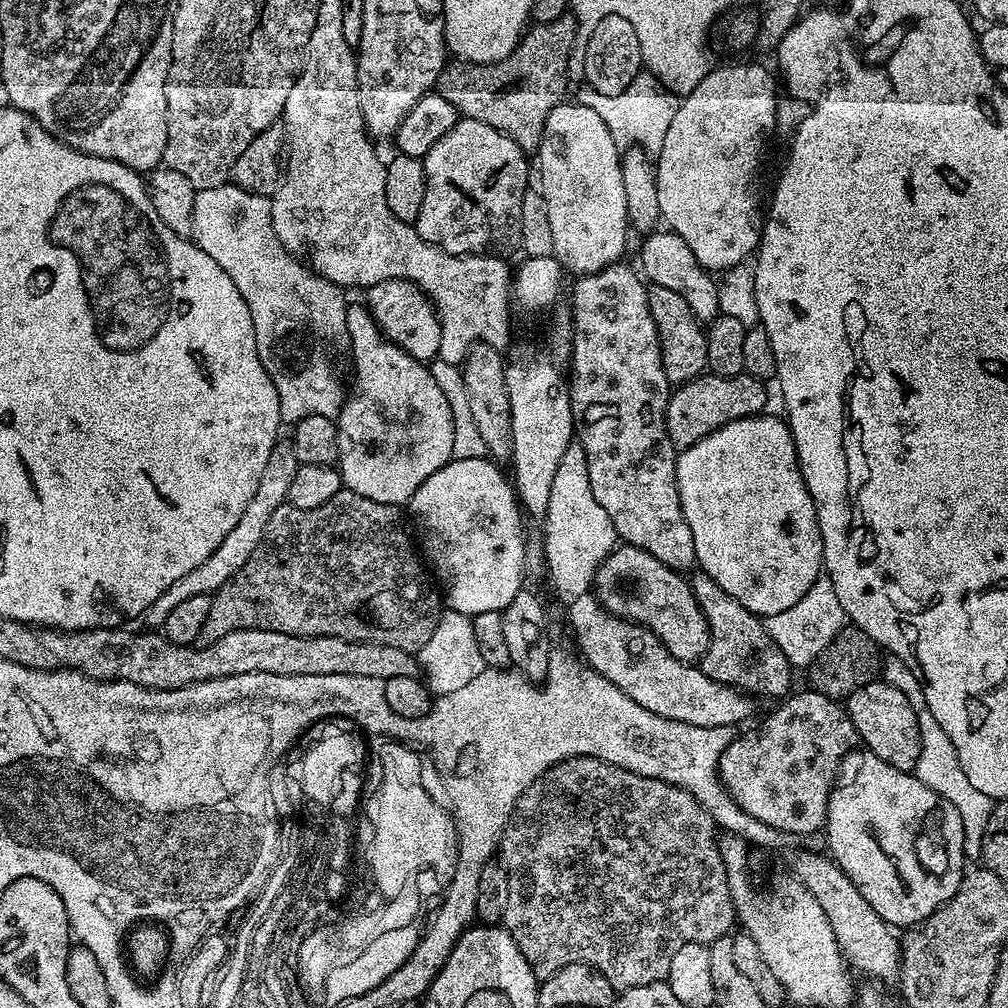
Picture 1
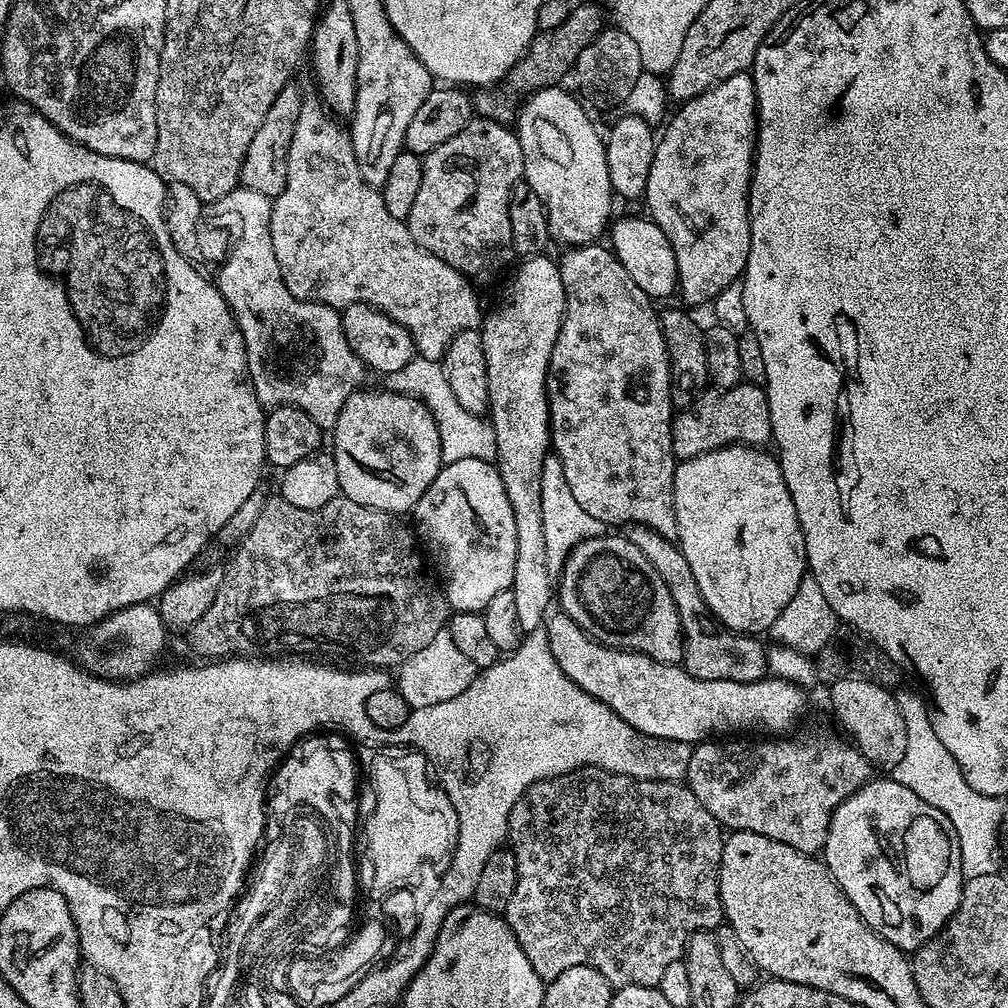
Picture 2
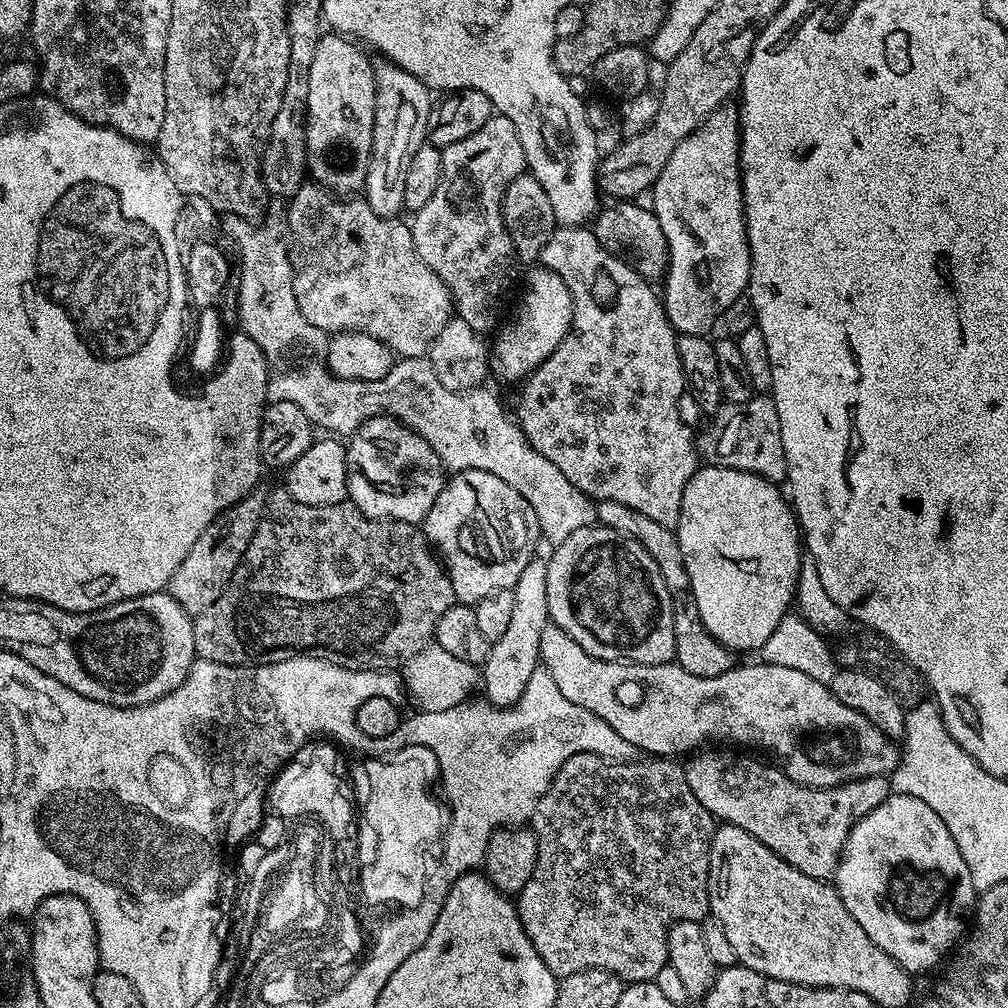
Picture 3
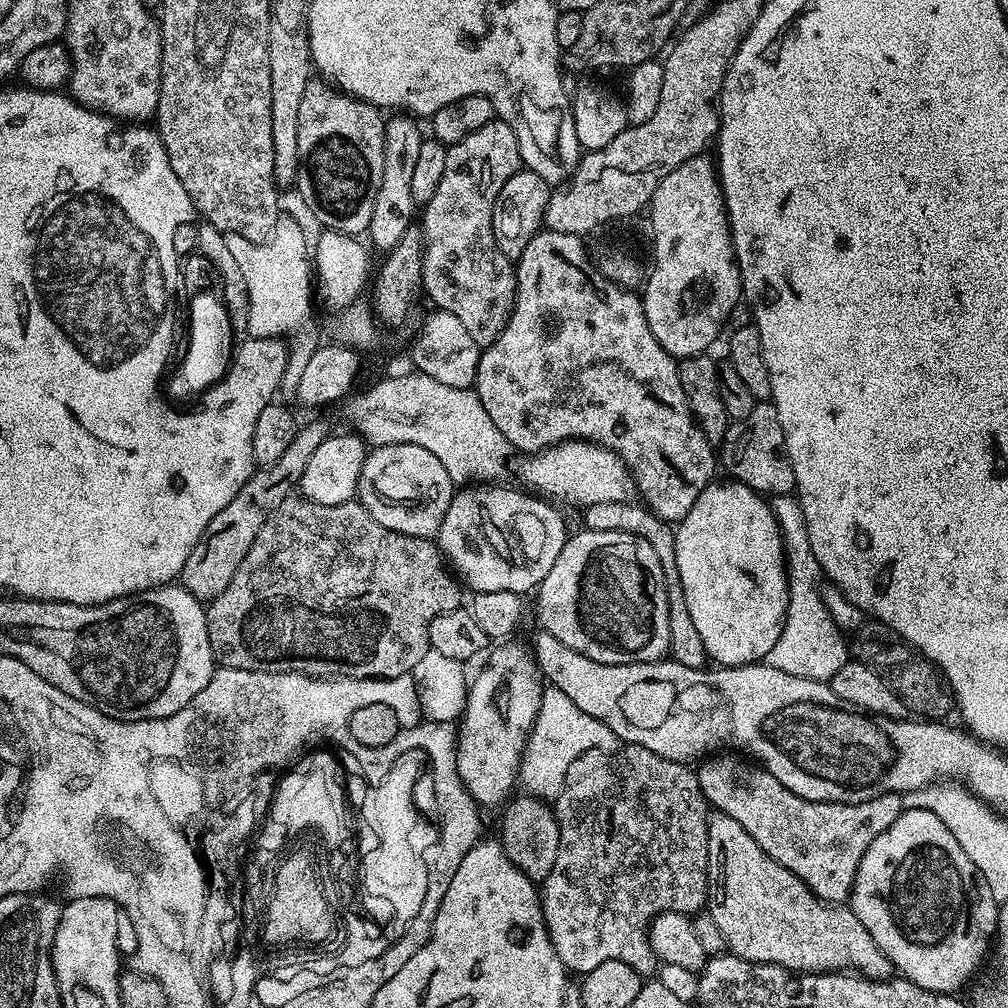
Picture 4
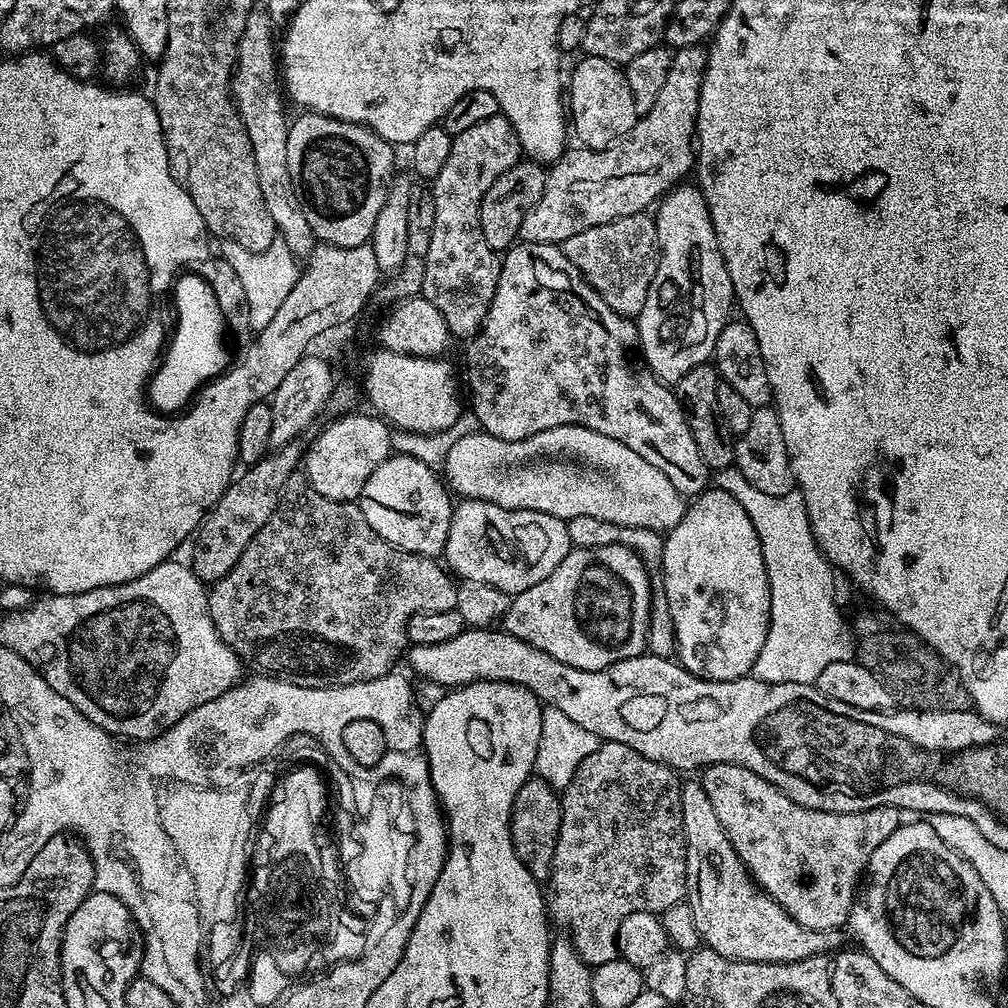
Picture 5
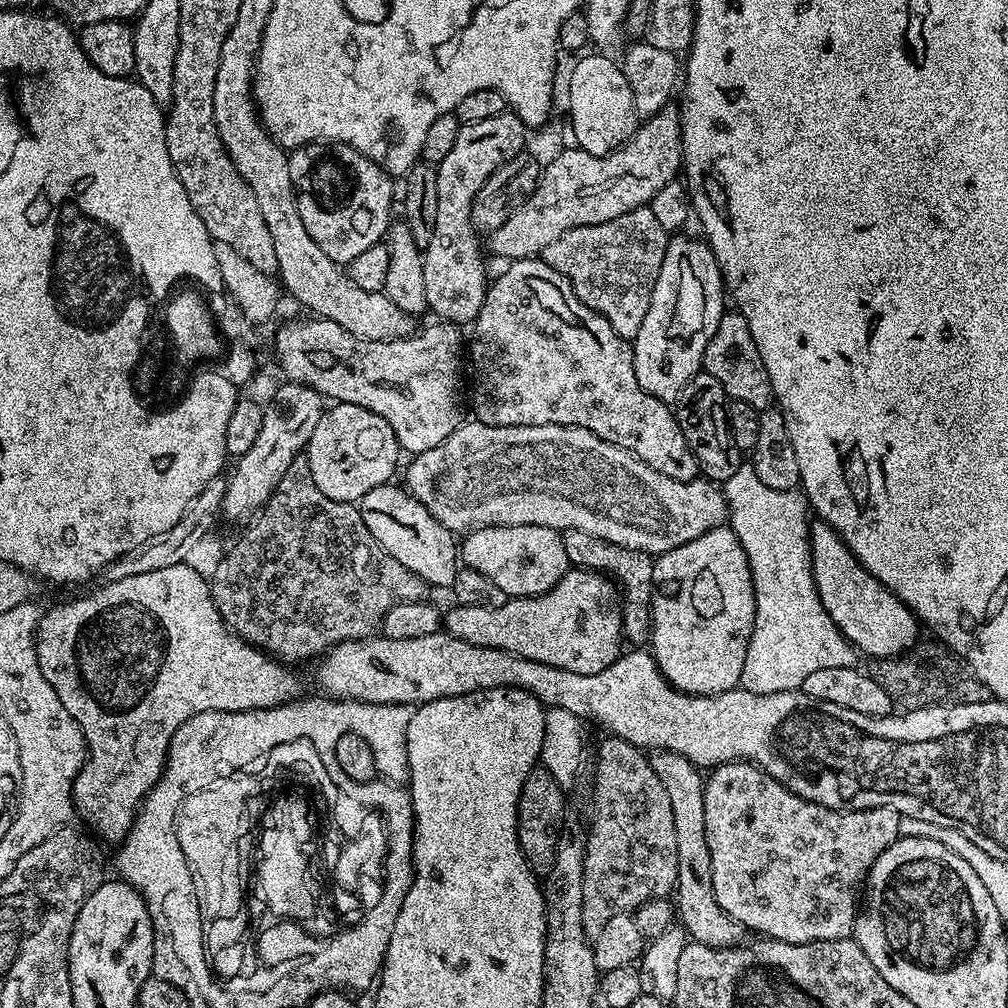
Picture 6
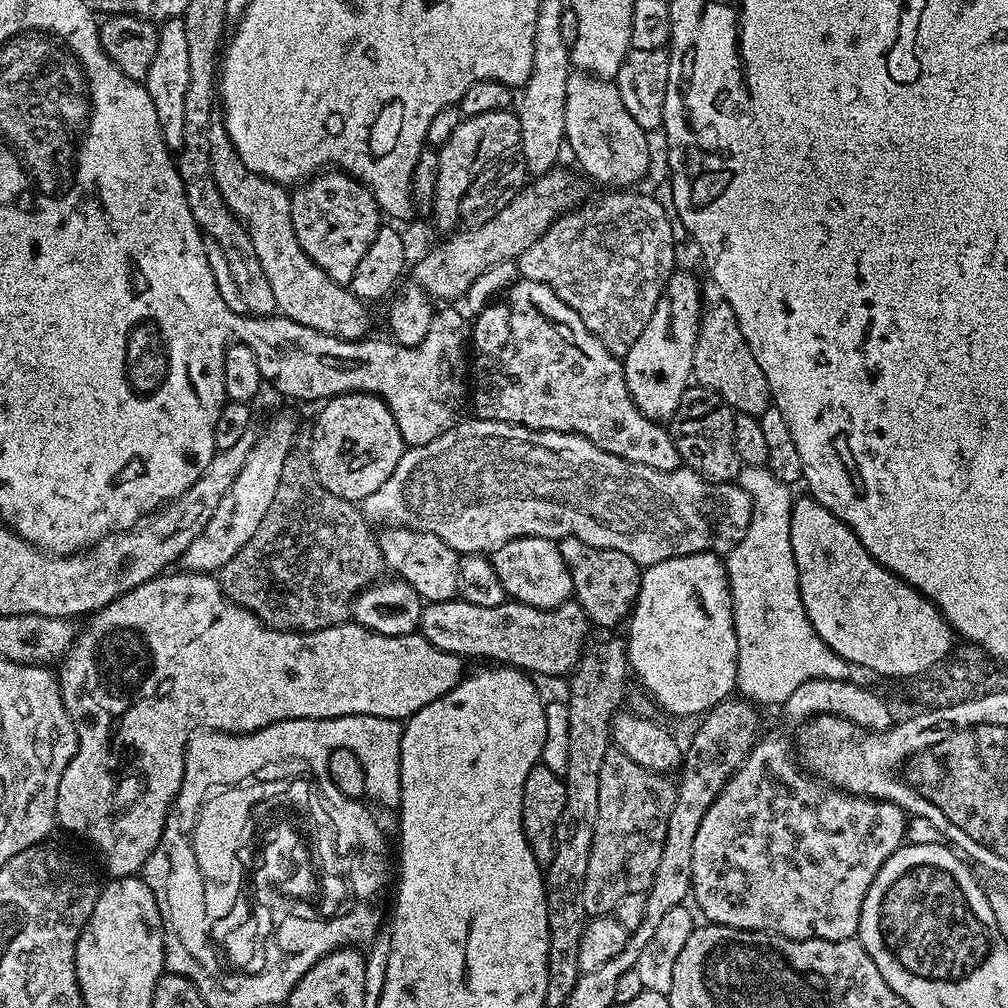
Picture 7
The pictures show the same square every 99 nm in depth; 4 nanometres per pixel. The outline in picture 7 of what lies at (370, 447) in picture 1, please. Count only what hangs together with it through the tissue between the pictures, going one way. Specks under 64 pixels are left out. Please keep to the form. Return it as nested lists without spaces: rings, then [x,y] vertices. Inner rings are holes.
[[[388,526],[379,533],[380,553],[384,555],[384,563],[392,568],[397,577],[405,580],[426,602],[433,600],[450,600],[456,596],[458,586],[458,562],[460,556],[453,548],[446,546],[442,538],[429,532],[415,532],[412,528]]]

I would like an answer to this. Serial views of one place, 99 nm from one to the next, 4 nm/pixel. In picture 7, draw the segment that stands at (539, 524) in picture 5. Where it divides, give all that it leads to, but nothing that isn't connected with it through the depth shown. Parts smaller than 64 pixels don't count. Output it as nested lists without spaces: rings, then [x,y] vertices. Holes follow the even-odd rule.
[[[533,536],[514,538],[491,553],[490,559],[498,578],[502,578],[502,586],[515,603],[535,608],[557,608],[559,604],[567,604],[573,599],[570,570],[557,541]]]

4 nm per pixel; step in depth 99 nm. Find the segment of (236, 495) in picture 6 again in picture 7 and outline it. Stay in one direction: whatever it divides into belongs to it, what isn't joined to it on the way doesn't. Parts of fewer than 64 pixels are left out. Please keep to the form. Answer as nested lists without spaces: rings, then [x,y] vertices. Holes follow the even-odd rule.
[[[280,412],[257,435],[254,450],[250,450],[238,478],[234,478],[234,486],[218,502],[218,510],[206,522],[206,530],[190,542],[184,551],[182,564],[187,571],[205,574],[219,573],[221,568],[254,538],[254,530],[258,530],[262,518],[266,518],[266,510],[270,510],[270,502],[274,502],[274,494],[278,491],[278,482],[282,479],[282,465],[286,462],[286,454],[290,454],[293,445],[298,442],[296,436],[296,420],[288,412]]]

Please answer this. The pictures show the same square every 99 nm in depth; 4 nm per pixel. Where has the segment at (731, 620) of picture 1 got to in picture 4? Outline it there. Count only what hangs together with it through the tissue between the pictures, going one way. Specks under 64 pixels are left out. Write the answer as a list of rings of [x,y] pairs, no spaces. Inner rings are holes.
[[[594,502],[583,509],[584,528],[590,530],[614,530],[615,532],[629,532],[638,538],[646,538],[650,546],[654,546],[654,554],[658,554],[658,562],[662,566],[662,578],[666,590],[666,602],[668,603],[668,617],[670,618],[670,656],[677,664],[687,668],[704,668],[706,657],[704,647],[698,638],[698,632],[694,630],[694,622],[690,622],[686,602],[682,594],[682,586],[676,569],[676,538],[673,529],[665,521],[649,511],[643,504],[637,502]]]

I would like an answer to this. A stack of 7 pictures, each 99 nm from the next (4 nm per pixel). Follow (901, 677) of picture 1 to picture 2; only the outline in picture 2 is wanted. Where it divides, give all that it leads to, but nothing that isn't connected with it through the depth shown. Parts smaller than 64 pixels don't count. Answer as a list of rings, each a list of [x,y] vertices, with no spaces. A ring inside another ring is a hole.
[[[901,687],[895,693],[898,708],[906,722],[906,754],[896,768],[891,769],[891,779],[902,786],[914,790],[922,802],[930,802],[946,818],[953,820],[952,825],[958,834],[960,853],[962,854],[962,874],[965,880],[978,878],[982,874],[999,873],[1000,868],[1000,823],[1004,820],[1004,808],[995,796],[987,796],[966,780],[958,762],[954,762],[954,754],[942,746],[938,734],[934,734],[934,722],[930,704],[916,692]],[[948,795],[956,799],[956,804]]]

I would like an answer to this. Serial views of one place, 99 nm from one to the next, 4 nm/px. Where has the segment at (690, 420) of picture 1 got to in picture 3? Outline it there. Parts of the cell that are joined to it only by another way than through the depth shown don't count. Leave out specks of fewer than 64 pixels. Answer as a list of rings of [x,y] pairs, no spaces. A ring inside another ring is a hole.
[[[753,394],[746,402],[721,403],[712,420],[698,436],[698,452],[709,465],[717,468],[733,468],[753,472],[773,482],[788,479],[786,454],[782,446],[782,426],[778,422],[778,410],[771,395]]]

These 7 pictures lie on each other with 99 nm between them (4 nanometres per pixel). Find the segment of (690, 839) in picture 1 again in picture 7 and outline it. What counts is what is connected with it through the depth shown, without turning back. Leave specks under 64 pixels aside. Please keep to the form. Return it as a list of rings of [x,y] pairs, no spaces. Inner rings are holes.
[[[614,746],[602,758],[602,774],[598,778],[598,822],[594,826],[594,842],[590,846],[590,862],[586,866],[586,878],[582,886],[584,911],[589,917],[615,913],[616,907],[628,894],[647,893],[654,882],[654,872],[662,859],[662,846],[666,842],[666,822],[670,822],[670,810],[674,810],[676,784],[667,775],[651,772],[638,762],[630,762]]]

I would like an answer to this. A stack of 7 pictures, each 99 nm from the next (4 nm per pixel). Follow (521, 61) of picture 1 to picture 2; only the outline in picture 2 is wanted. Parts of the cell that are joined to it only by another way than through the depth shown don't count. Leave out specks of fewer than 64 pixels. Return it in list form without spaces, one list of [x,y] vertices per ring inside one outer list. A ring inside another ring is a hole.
[[[577,3],[572,9],[570,18],[566,18],[566,22],[562,22],[562,26],[549,32],[541,31],[528,47],[528,53],[508,73],[506,80],[507,83],[512,83],[512,89],[509,92],[503,92],[503,87],[496,86],[491,90],[477,91],[480,93],[475,93],[474,96],[475,111],[485,120],[496,120],[499,124],[511,125],[518,116],[520,92],[531,94],[539,92],[541,88],[559,85],[568,73],[575,69],[582,50],[586,50],[606,27],[605,9],[601,8],[596,4]]]

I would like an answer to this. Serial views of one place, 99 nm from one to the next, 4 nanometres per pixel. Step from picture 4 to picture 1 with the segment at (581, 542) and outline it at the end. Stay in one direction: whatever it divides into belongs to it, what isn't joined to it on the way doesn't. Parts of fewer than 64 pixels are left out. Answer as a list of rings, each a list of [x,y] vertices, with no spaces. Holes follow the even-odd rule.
[[[633,544],[616,547],[600,563],[594,579],[594,595],[611,616],[618,616],[622,620],[630,620],[633,624],[640,624],[643,628],[652,629],[652,633],[660,639],[662,646],[666,646],[669,654],[684,664],[695,665],[699,662],[712,641],[706,618],[692,593],[691,583],[681,573],[667,568],[662,562],[658,562],[658,558],[646,554],[646,550],[635,548]]]

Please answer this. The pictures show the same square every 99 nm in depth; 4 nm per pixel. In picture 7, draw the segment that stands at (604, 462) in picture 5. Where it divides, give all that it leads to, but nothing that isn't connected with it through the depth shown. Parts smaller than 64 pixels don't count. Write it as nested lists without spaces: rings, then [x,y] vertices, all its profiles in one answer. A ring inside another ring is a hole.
[[[461,419],[452,429],[446,430],[432,442],[426,442],[425,445],[414,445],[402,454],[394,474],[390,474],[390,478],[386,478],[386,482],[382,482],[382,486],[378,486],[378,490],[374,490],[374,494],[370,494],[362,501],[364,519],[368,521],[369,525],[380,524],[379,526],[412,528],[415,532],[429,532],[442,538],[442,542],[446,542],[446,546],[450,546],[458,554],[466,552],[491,554],[496,549],[506,546],[506,542],[510,542],[514,538],[533,536],[559,542],[562,538],[573,536],[581,540],[583,544],[610,550],[622,550],[622,554],[634,558],[634,562],[641,566],[666,562],[666,558],[682,558],[699,552],[726,554],[735,544],[742,542],[742,538],[750,526],[752,496],[746,494],[746,490],[742,490],[739,483],[715,484],[704,480],[693,468],[683,466],[667,472],[666,470],[654,470],[650,466],[632,464],[629,460],[623,460],[594,446],[594,442],[573,432],[540,432],[537,428],[523,428],[521,424],[507,424],[501,420],[471,419]]]

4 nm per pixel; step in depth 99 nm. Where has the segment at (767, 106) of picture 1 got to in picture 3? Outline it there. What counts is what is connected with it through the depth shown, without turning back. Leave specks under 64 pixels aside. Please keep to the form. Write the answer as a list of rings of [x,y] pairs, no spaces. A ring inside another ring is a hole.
[[[729,102],[722,108],[715,108],[689,136],[682,138],[682,142],[678,142],[678,146],[674,146],[674,154],[670,154],[670,162],[666,162],[666,166],[662,166],[655,184],[650,189],[651,196],[650,207],[656,213],[658,222],[662,226],[662,234],[666,234],[666,242],[668,243],[668,271],[662,280],[662,285],[664,284],[662,299],[668,323],[680,336],[703,336],[711,333],[711,328],[715,324],[717,327],[718,321],[723,317],[727,308],[747,293],[750,266],[752,265],[748,231],[744,221],[744,191],[740,181],[740,113],[735,103]]]

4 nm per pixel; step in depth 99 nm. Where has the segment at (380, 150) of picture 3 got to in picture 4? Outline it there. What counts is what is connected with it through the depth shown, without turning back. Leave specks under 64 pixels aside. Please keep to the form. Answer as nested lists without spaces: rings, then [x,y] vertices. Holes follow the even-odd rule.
[[[396,114],[384,126],[384,165],[382,166],[382,186],[378,186],[378,198],[374,198],[374,214],[370,214],[370,226],[366,236],[381,250],[398,246],[398,238],[414,223],[418,205],[410,194],[410,181],[414,175],[414,165],[418,159],[418,150],[422,133],[415,119],[408,114]]]

